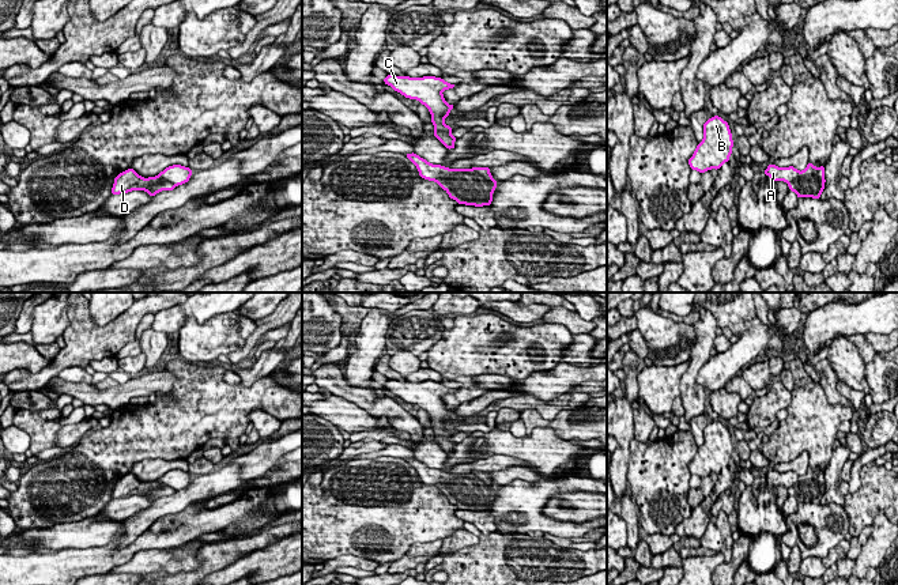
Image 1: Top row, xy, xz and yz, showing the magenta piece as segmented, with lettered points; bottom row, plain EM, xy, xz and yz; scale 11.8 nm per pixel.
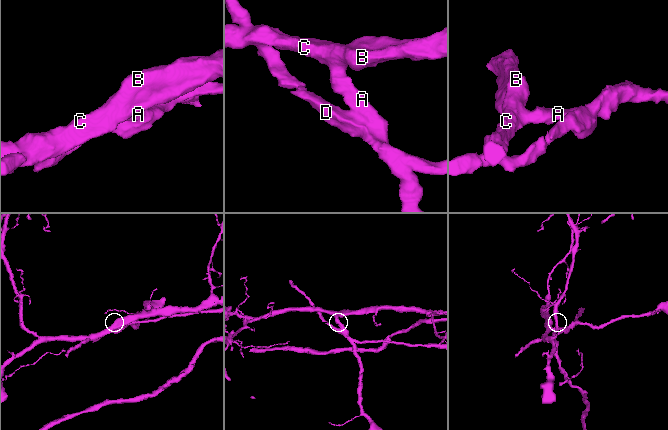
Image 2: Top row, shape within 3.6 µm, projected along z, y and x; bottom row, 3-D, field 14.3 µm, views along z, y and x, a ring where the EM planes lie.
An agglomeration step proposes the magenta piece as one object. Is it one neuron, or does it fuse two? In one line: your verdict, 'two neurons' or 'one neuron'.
two neurons

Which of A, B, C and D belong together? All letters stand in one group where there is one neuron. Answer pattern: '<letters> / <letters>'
A B C / D

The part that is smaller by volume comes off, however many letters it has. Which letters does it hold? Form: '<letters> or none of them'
D

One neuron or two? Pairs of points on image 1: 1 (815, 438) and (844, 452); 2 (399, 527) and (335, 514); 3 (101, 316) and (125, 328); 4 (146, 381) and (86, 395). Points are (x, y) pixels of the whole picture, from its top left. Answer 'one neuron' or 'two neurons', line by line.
1: two neurons
2: one neuron
3: two neurons
4: one neuron

